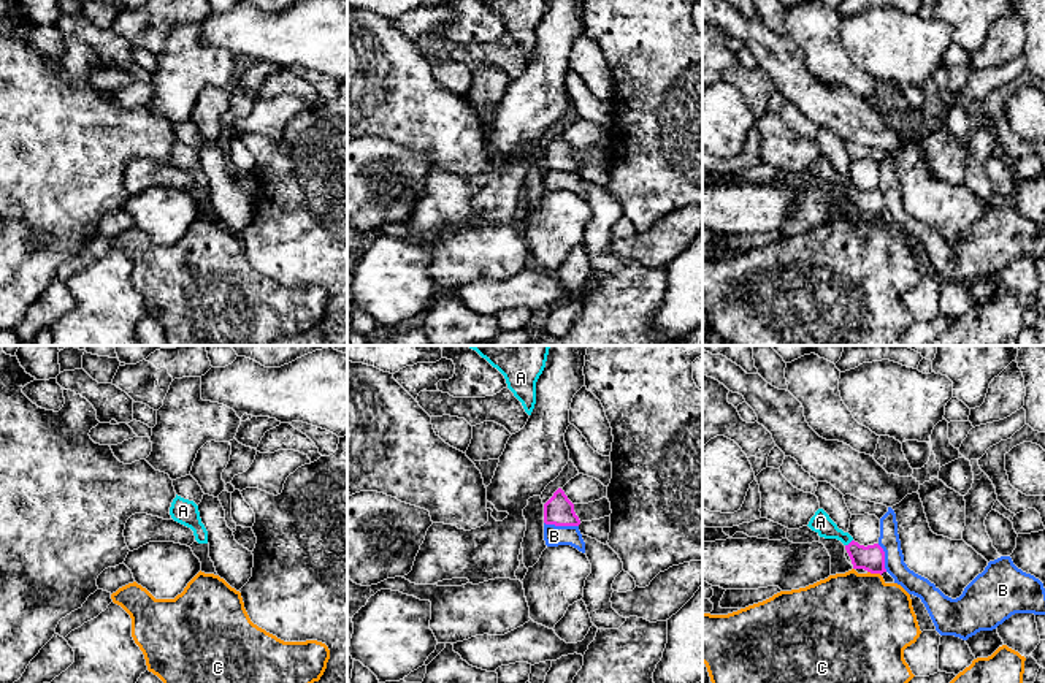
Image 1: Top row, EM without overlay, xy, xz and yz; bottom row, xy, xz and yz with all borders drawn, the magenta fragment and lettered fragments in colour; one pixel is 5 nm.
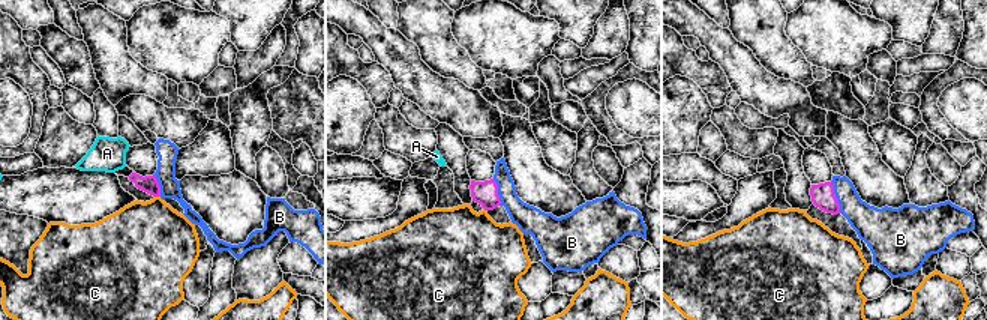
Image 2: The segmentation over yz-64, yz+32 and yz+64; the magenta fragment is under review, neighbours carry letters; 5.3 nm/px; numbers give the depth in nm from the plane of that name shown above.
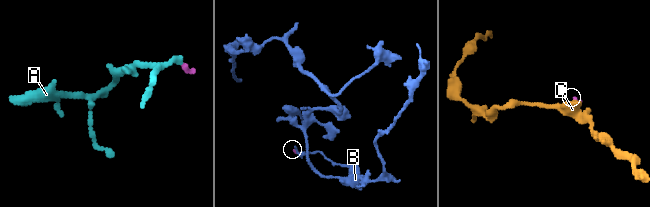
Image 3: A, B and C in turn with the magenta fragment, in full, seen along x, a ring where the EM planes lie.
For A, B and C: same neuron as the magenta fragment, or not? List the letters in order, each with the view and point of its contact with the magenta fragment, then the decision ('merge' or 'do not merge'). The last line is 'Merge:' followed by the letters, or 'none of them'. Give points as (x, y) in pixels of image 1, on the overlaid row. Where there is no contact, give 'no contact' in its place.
A: contact yz (850, 542); merge
B: contact xz (562, 525); do not merge
C: contact yz (874, 572); do not merge
Merge: A

